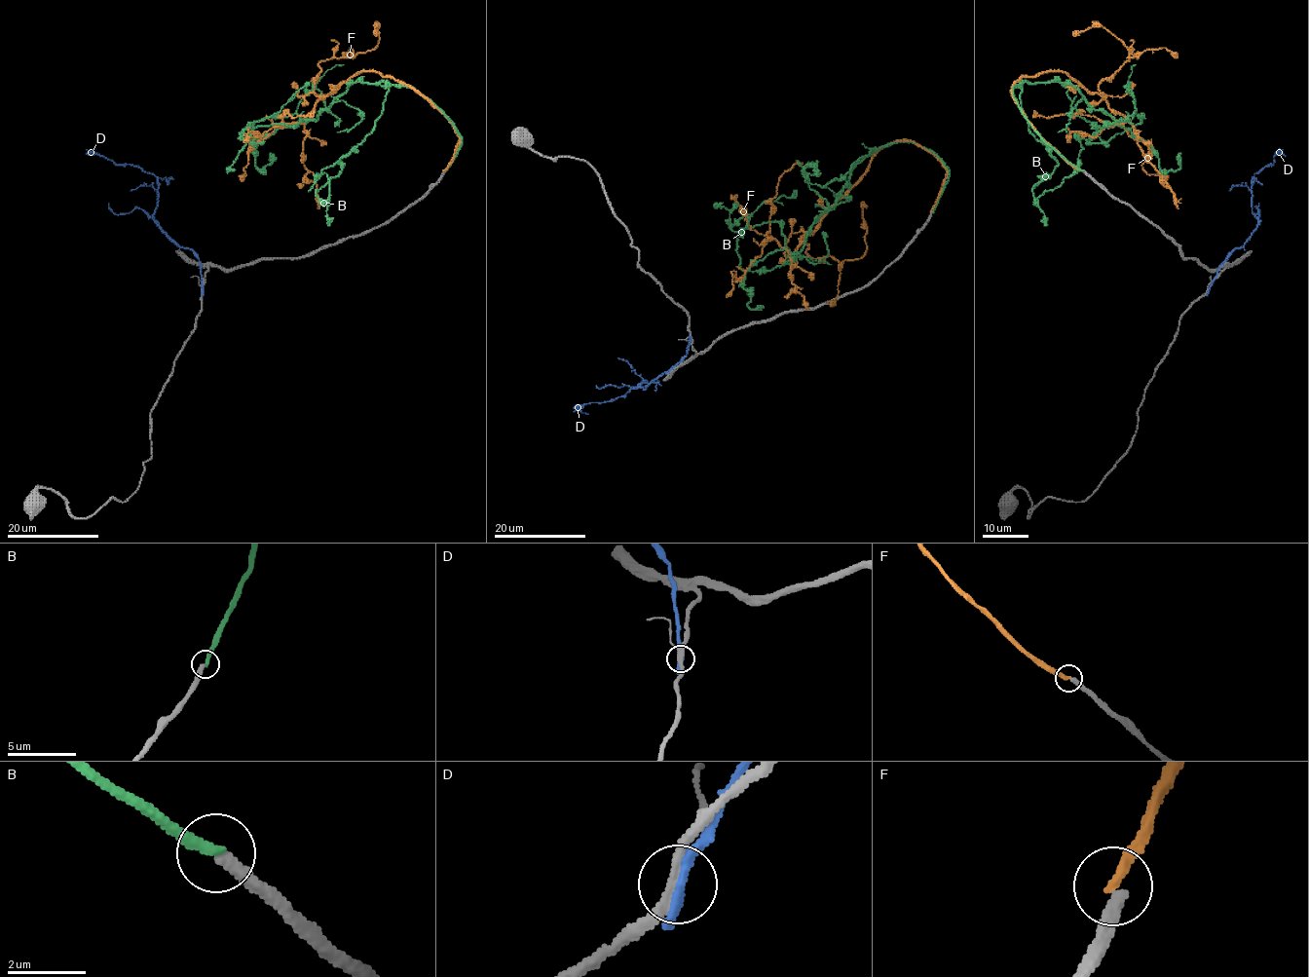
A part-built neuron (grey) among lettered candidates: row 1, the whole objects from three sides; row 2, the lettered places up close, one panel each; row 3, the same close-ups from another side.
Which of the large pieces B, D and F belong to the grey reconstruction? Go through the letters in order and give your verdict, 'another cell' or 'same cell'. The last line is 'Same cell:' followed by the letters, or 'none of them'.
B: another cell
D: another cell
F: another cell
Same cell: none of them

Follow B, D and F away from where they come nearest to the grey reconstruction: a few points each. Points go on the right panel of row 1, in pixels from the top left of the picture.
B: (1083, 170), (1040, 135), (1013, 88), (1069, 83), (1124, 121), (1093, 127), (1103, 128), (1071, 110), (1061, 83)
D: (1209, 289), (1217, 268), (1256, 228), (1252, 210), (1252, 177), (1272, 164), (1274, 155), (1285, 156)
F: (1081, 170), (1012, 97), (1024, 76), (1065, 71), (1103, 95), (1100, 83), (1133, 56), (1101, 25), (1072, 35)

